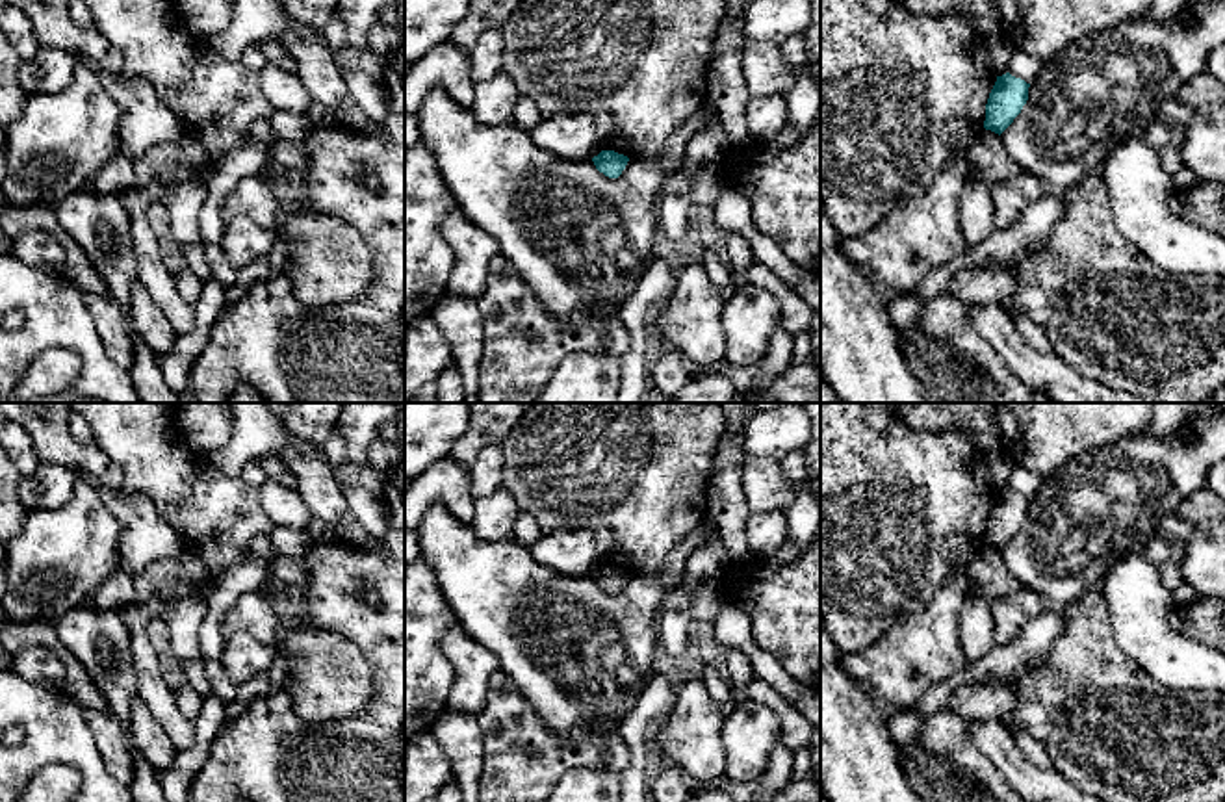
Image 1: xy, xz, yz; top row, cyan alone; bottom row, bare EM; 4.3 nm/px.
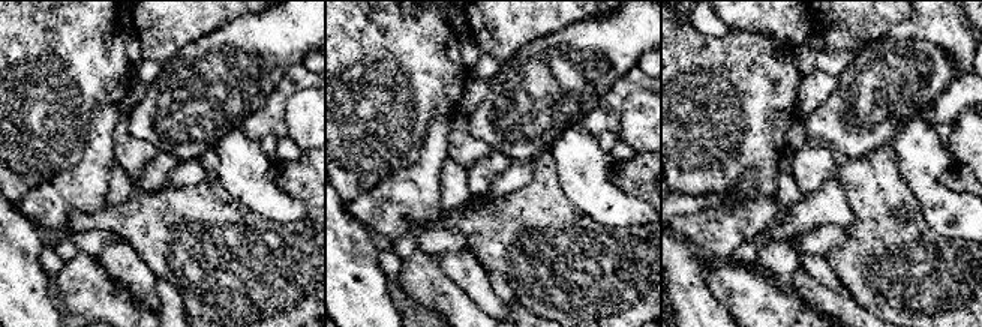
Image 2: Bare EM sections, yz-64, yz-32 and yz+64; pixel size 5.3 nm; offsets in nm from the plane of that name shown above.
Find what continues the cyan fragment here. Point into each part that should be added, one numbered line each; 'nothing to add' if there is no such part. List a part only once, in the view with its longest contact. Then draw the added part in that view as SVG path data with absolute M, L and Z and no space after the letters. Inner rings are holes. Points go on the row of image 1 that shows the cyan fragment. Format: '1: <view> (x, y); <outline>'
nothing to add

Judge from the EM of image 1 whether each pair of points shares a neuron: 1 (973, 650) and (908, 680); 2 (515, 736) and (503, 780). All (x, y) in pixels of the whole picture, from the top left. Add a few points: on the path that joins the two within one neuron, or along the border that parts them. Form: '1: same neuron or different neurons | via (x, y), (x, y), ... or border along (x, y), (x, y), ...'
1: different neurons | border along (958, 611), (958, 639), (969, 661)
2: same neuron | via (515, 747), (515, 769)

